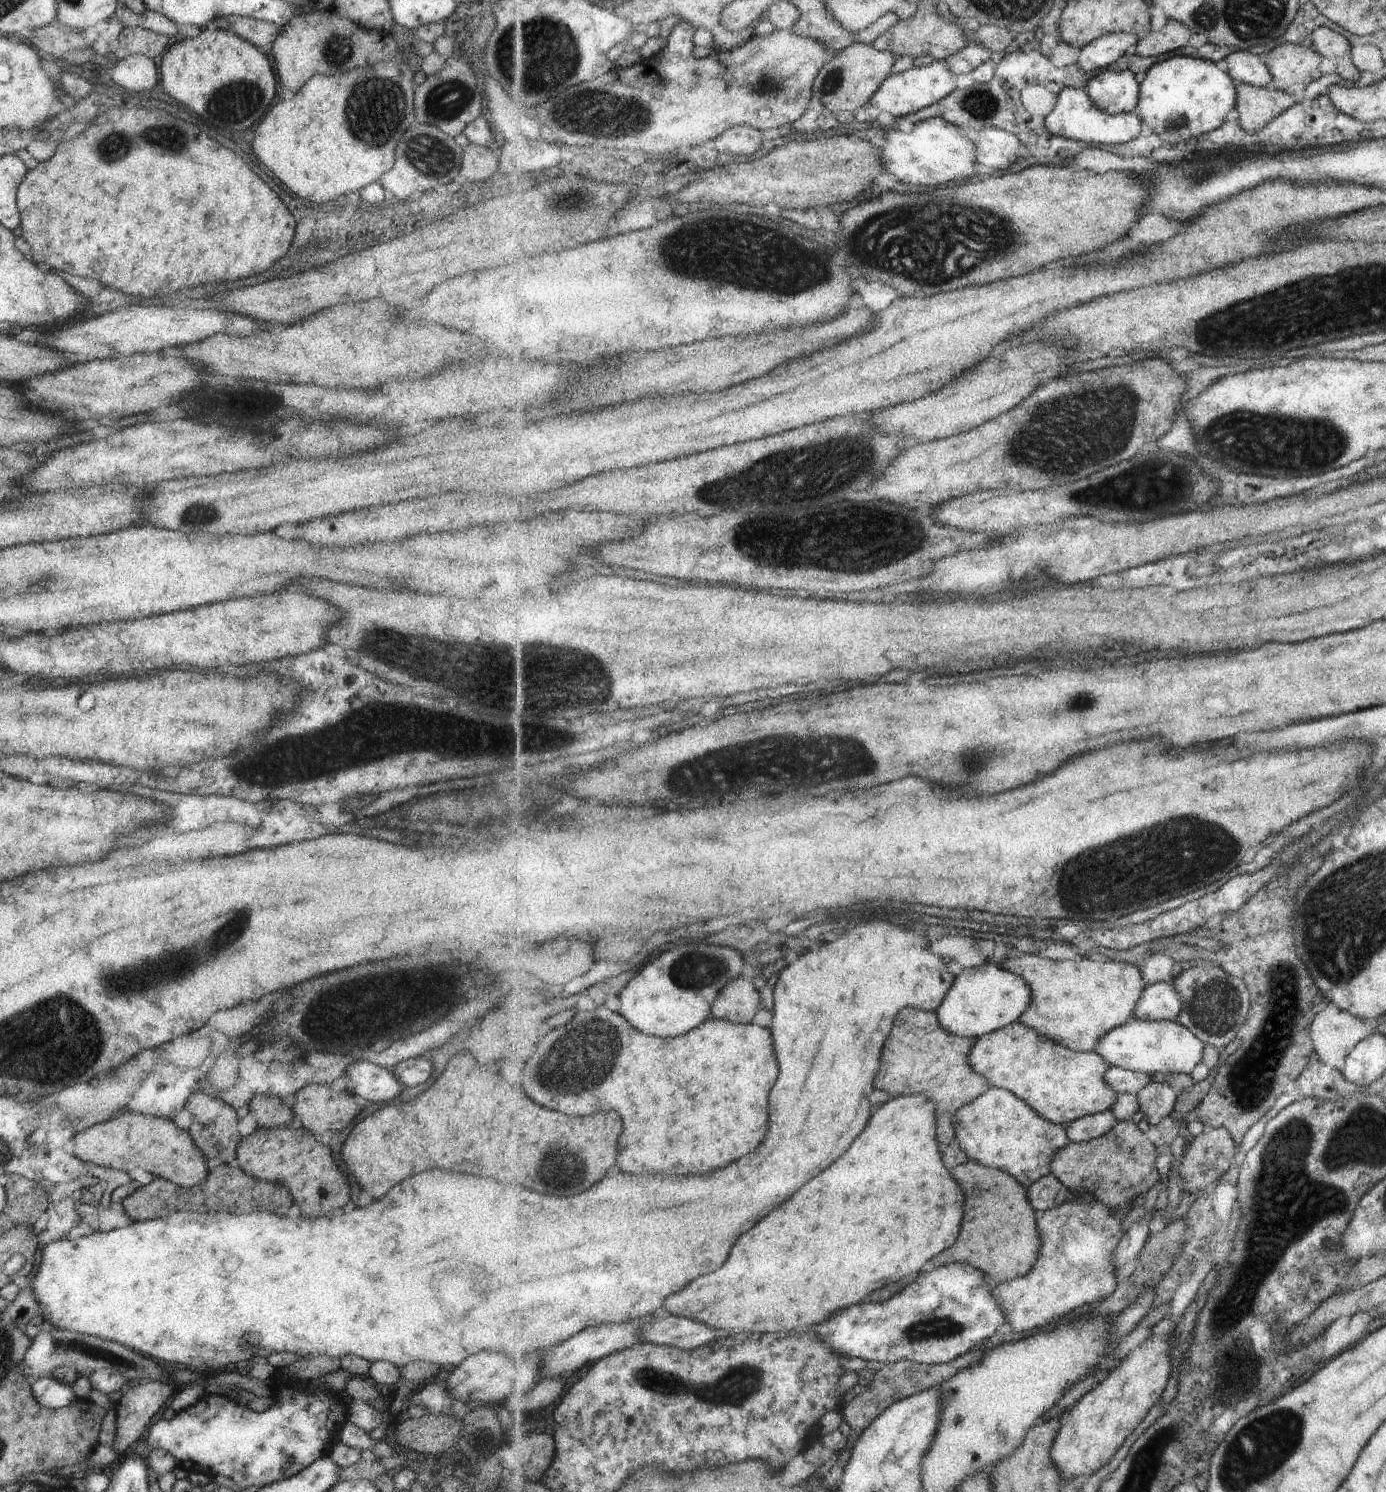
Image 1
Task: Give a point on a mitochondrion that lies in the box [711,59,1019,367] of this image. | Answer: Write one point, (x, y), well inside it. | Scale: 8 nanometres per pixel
(982, 104)

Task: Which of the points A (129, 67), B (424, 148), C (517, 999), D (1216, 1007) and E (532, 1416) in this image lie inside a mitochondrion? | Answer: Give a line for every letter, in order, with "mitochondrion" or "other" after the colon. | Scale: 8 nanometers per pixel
A: other
B: mitochondrion
C: other
D: mitochondrion
E: other

